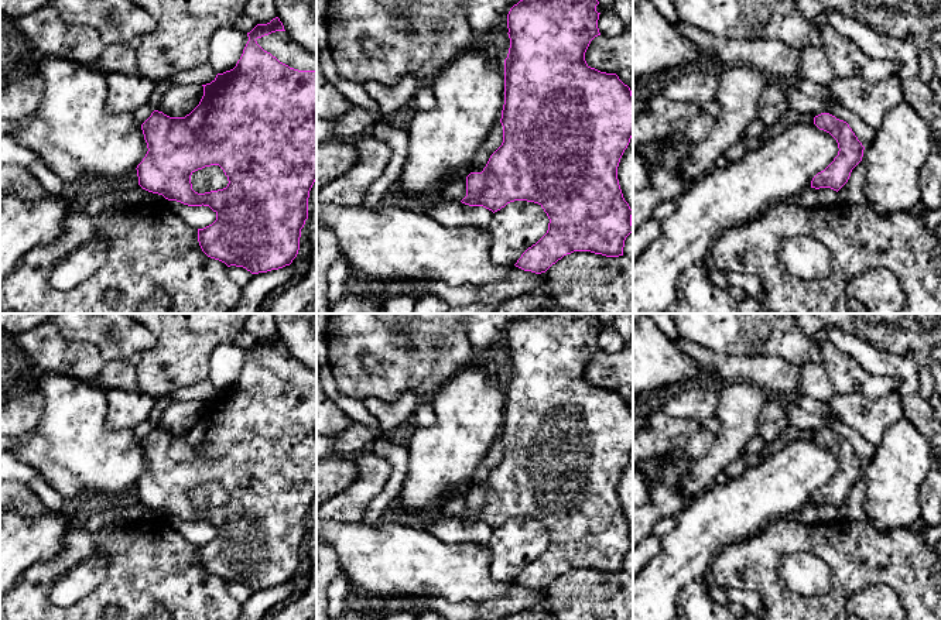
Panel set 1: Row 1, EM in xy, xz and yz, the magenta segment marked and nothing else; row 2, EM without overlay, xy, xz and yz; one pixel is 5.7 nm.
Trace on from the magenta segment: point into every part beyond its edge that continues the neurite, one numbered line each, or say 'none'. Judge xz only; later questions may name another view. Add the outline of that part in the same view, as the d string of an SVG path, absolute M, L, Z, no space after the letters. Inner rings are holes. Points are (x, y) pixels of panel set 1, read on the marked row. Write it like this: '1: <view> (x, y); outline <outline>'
none

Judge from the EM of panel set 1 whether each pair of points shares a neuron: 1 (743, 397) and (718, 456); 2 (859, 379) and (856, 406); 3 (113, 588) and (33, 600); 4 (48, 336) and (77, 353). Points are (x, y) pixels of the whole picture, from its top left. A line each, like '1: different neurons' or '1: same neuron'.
1: same neuron
2: different neurons
3: same neuron
4: same neuron

